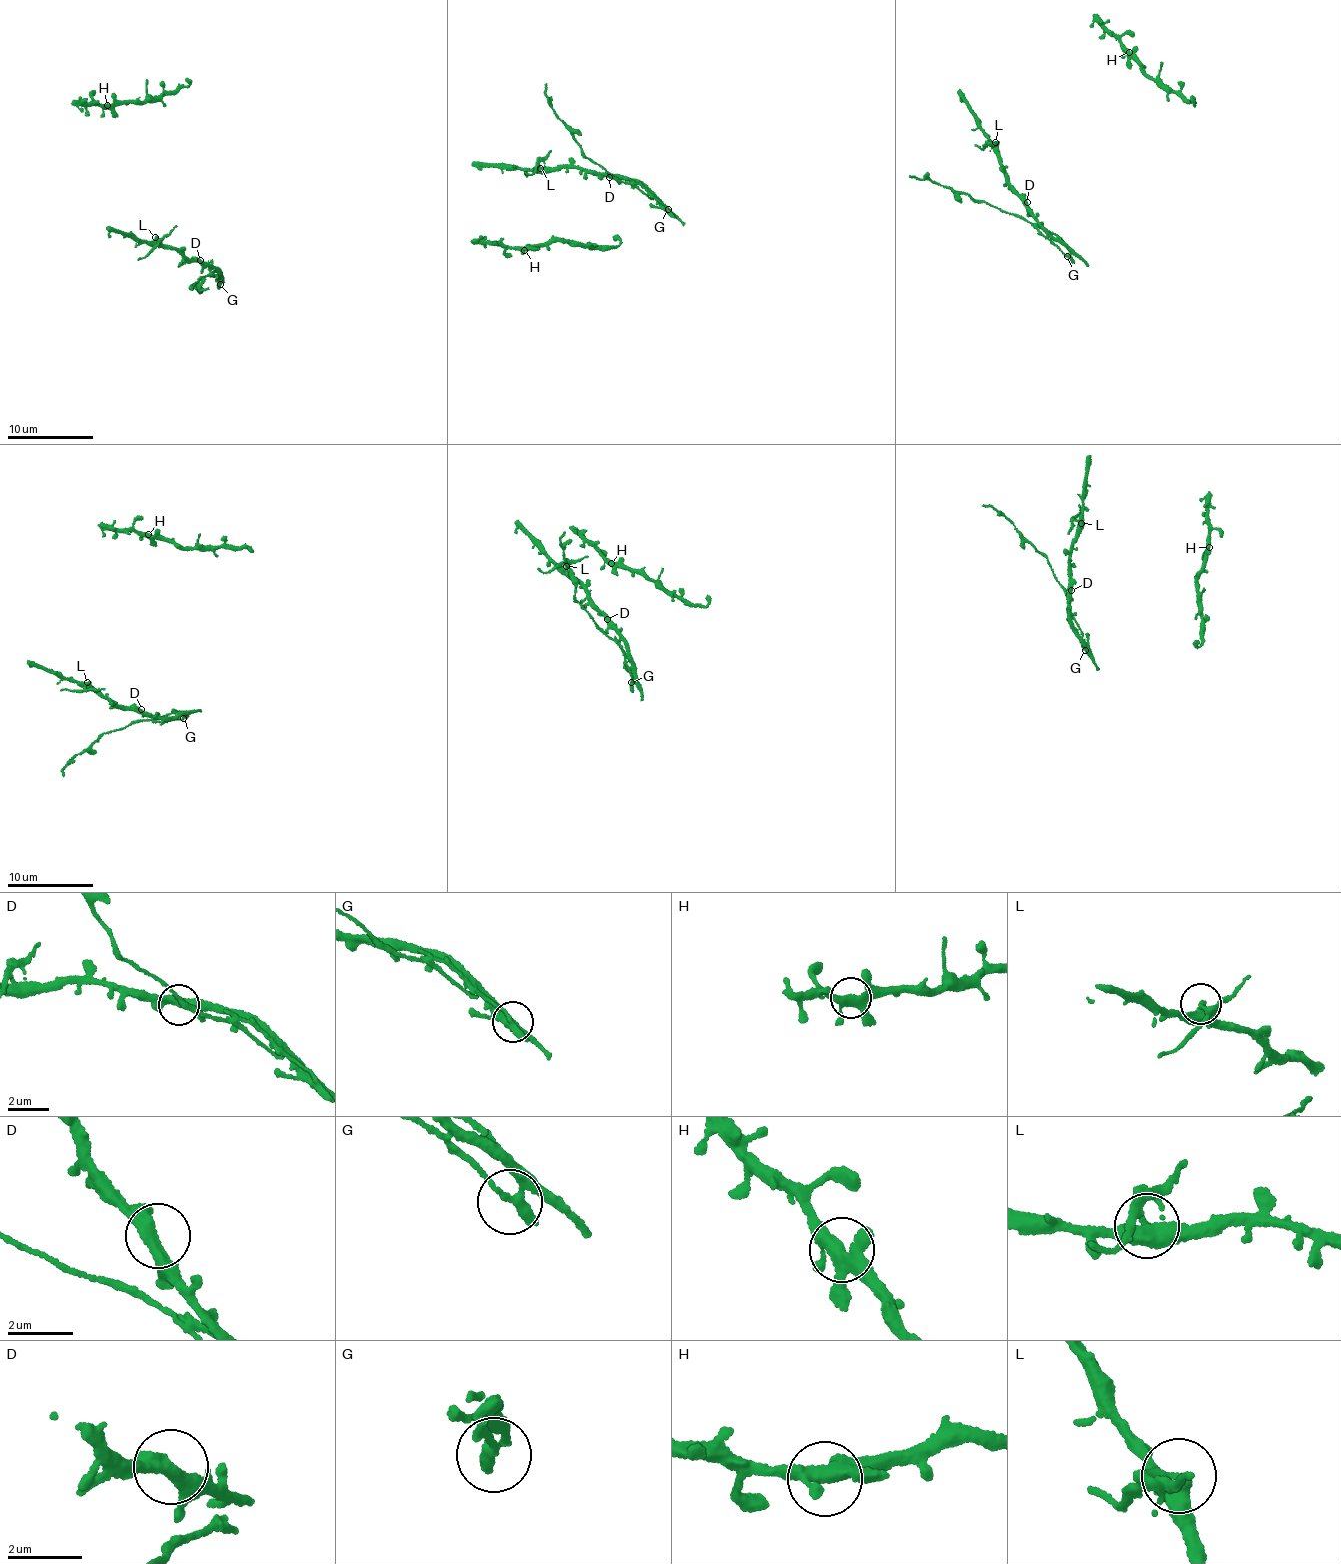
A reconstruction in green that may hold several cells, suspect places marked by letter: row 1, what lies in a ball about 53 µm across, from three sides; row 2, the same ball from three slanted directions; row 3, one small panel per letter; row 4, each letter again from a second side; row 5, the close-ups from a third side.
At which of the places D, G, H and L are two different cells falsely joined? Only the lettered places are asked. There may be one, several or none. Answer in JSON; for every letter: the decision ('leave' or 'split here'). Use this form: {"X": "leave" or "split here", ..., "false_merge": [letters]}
{"D": "leave", "G": "split here", "H": "leave", "L": "split here", "false_merge": ["G", "L"]}

